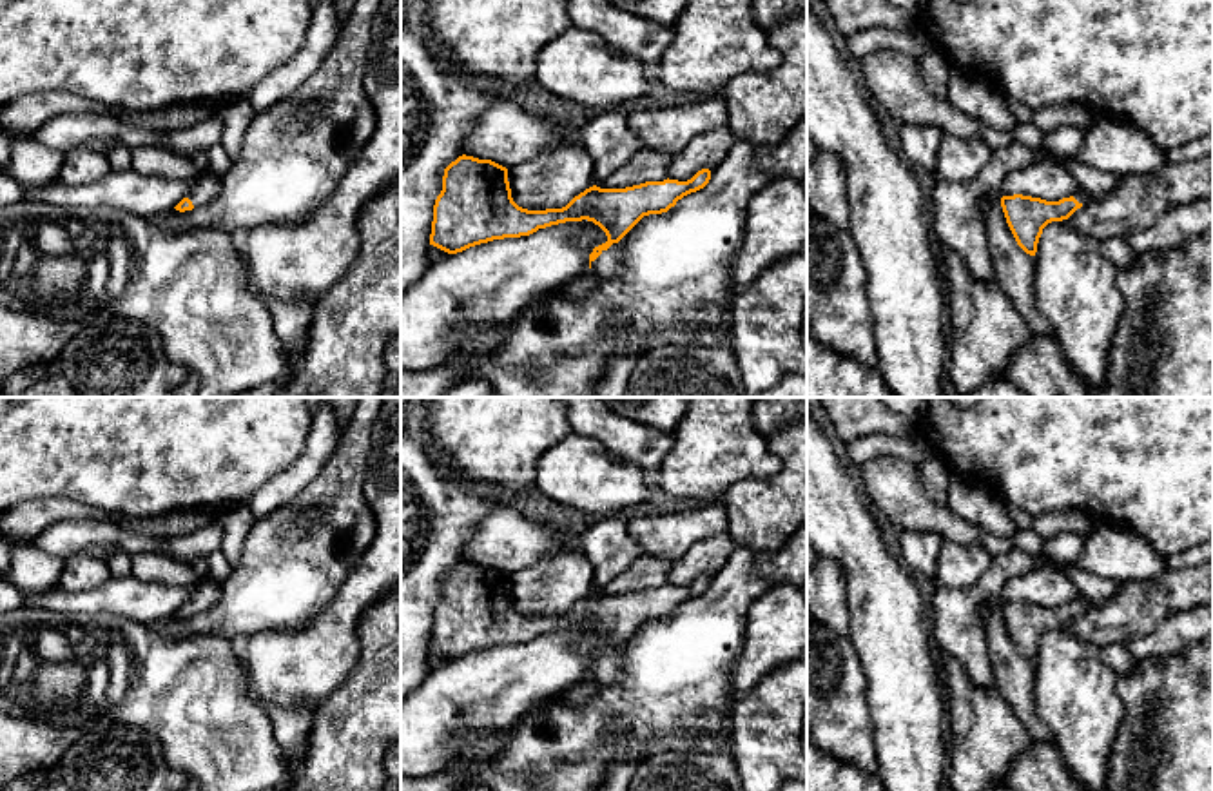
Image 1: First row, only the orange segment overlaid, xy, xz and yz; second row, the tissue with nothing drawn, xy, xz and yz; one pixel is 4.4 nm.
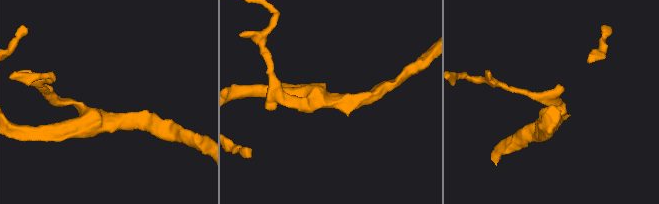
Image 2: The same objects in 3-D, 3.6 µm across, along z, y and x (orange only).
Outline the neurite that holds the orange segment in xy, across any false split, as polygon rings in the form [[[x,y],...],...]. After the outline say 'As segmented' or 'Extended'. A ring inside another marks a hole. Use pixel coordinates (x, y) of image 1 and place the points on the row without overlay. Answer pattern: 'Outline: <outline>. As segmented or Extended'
Outline: [[[207,577],[203,584],[194,591],[187,604],[183,604],[174,615],[180,619],[192,617],[196,613],[209,611],[221,595],[221,582],[214,577]]]. Extended

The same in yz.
Outline: [[[1082,595],[1073,602],[1063,604],[1059,608],[1046,608],[1041,604],[1014,601],[1003,602],[1001,613],[1017,651],[1026,660],[1035,662],[1043,635],[1052,628],[1068,626],[1090,606],[1092,602]]]. Extended

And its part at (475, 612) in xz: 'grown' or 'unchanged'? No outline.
grown

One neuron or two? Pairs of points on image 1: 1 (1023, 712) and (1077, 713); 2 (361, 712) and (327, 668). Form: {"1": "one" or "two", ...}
{"1": "two", "2": "two"}

